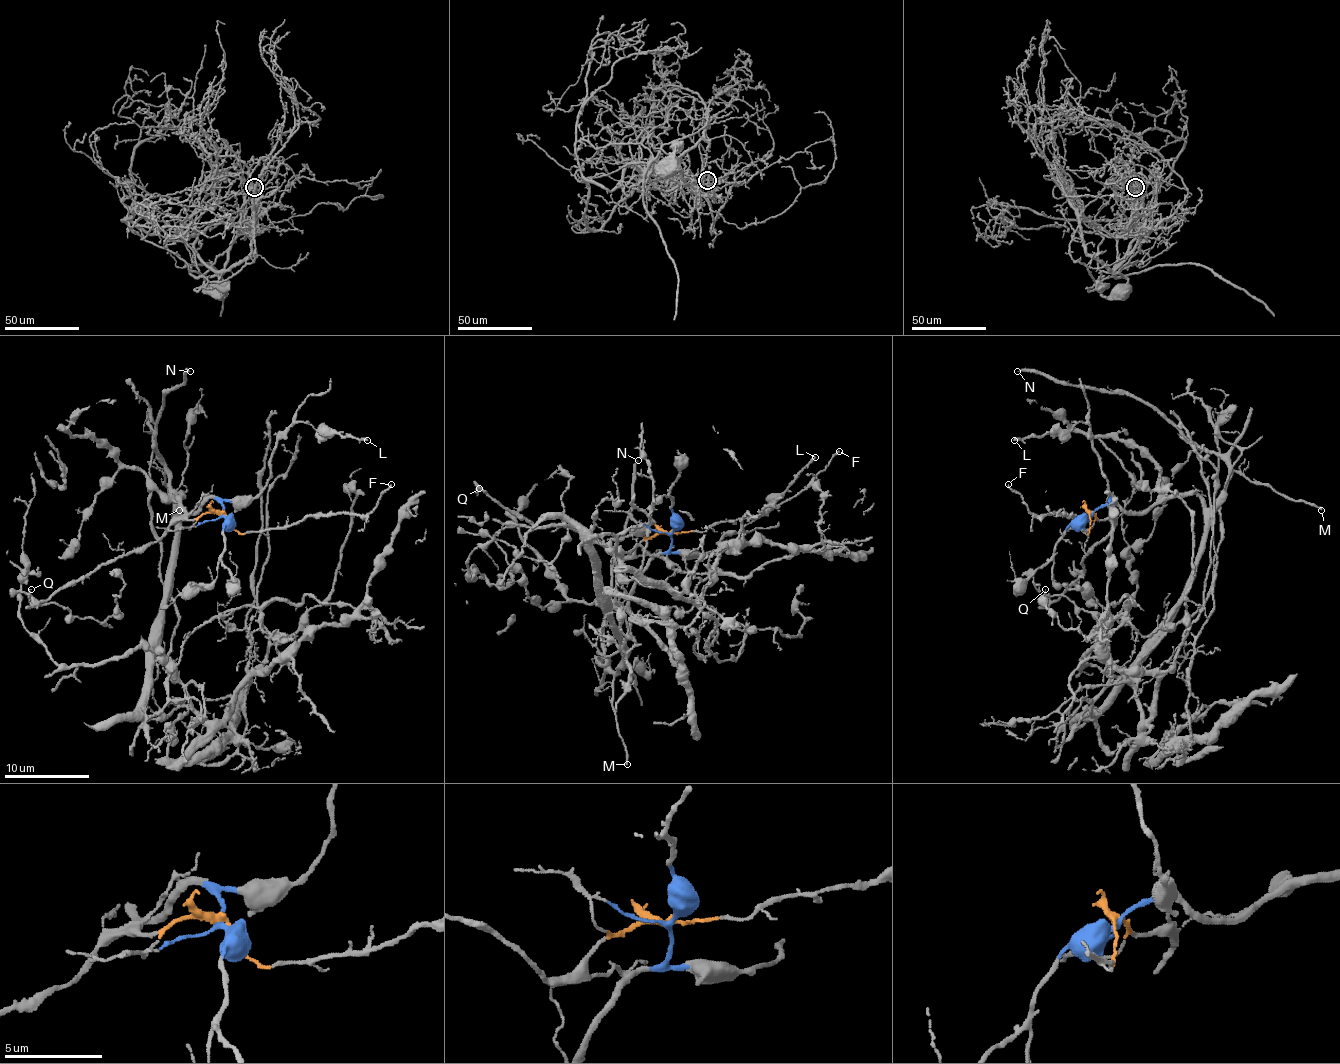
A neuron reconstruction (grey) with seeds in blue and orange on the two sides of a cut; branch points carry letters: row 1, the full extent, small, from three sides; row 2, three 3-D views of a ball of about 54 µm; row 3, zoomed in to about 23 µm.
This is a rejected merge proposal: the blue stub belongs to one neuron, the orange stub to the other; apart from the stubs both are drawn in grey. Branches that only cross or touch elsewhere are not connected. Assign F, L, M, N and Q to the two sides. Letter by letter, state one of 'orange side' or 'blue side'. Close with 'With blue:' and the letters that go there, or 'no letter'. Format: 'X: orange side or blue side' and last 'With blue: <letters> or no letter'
F: orange side
L: blue side
M: blue side
N: blue side
Q: orange side
With blue: L, M, N

